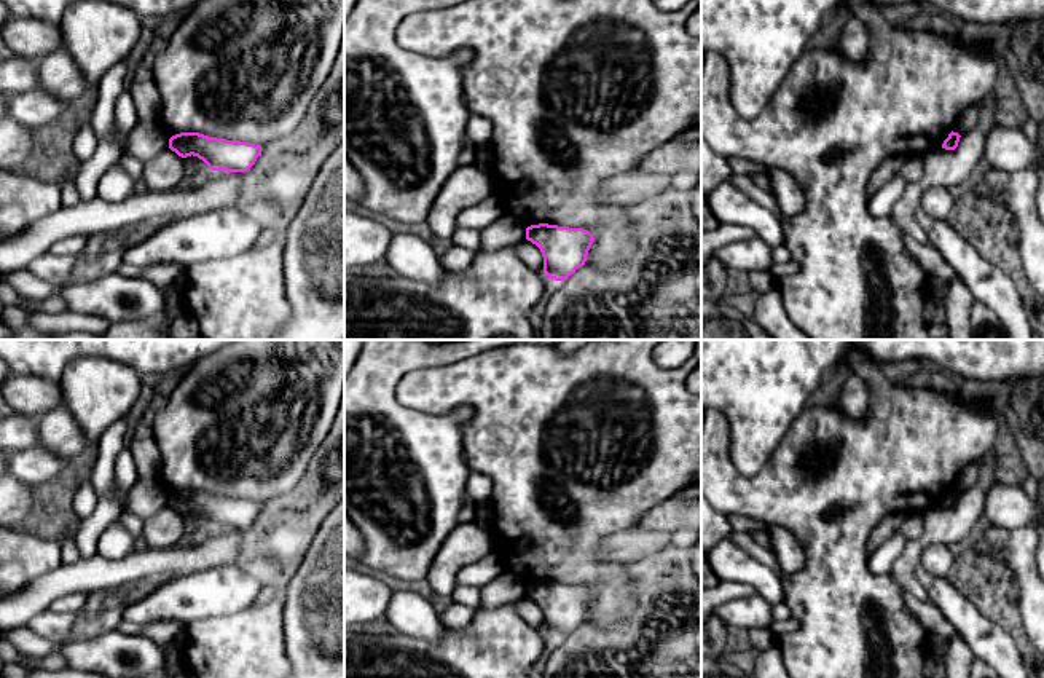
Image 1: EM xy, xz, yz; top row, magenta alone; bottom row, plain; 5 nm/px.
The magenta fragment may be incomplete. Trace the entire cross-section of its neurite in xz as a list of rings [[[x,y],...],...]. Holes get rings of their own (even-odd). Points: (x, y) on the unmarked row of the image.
[[[548,581],[528,584],[526,597],[540,606],[544,630],[555,638],[567,637],[583,624],[595,598],[588,587]]]

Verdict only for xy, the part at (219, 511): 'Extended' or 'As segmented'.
As segmented

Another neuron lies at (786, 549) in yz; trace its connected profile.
[[[778,525],[768,528],[771,552],[786,574],[797,574],[805,565],[805,554],[795,536]]]

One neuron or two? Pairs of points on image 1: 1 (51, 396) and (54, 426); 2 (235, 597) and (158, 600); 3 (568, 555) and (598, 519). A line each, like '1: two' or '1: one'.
1: one
2: one
3: one

